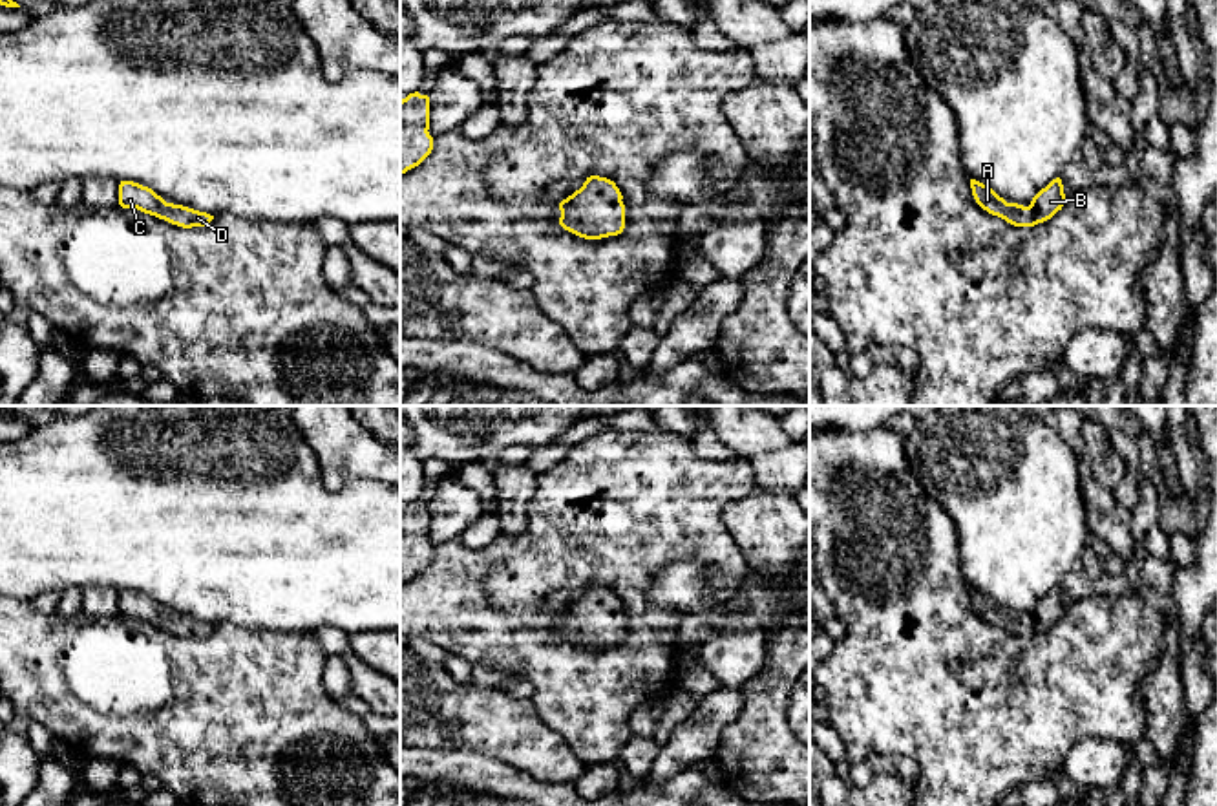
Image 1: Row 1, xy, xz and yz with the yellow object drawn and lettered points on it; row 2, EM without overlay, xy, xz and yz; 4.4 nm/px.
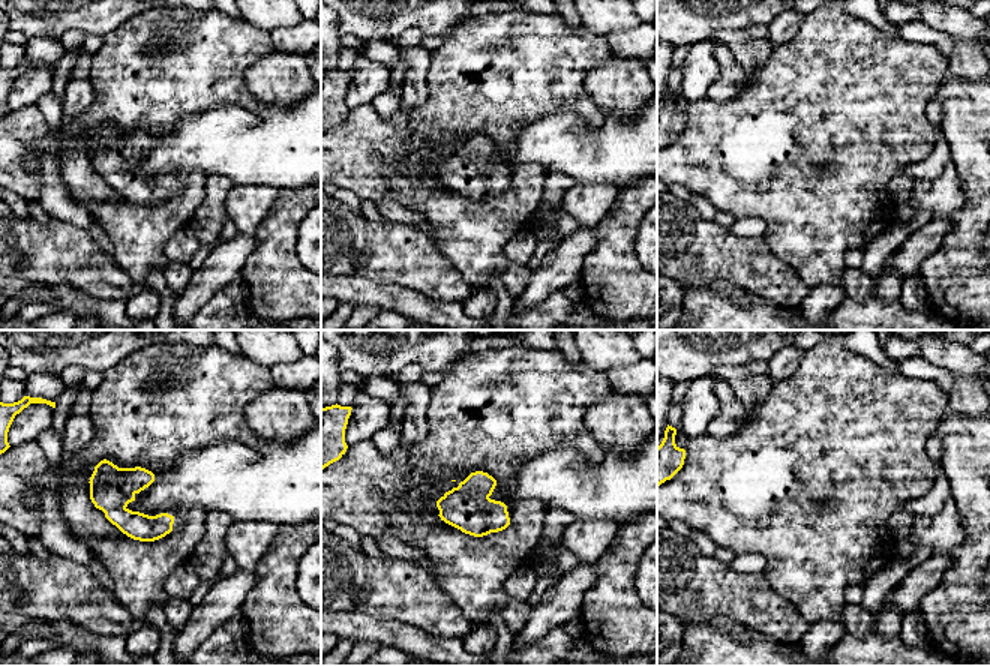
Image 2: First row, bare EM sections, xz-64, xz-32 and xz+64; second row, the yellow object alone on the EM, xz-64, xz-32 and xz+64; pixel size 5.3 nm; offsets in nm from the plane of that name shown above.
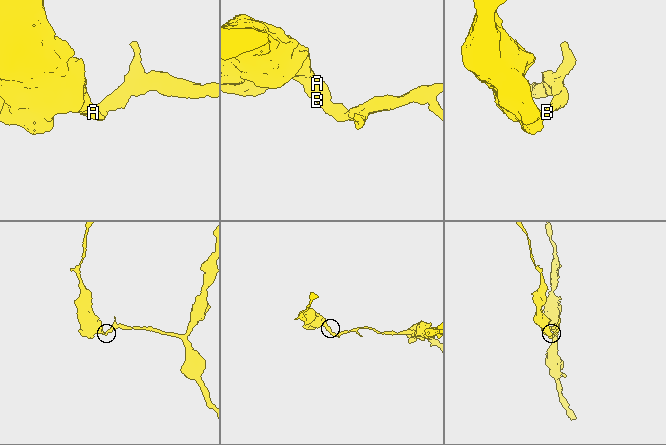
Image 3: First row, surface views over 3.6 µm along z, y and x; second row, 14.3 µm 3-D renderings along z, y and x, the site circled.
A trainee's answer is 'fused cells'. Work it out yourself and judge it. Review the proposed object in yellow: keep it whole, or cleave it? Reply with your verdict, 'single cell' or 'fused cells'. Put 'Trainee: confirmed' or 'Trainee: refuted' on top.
Trainee: refuted
single cell

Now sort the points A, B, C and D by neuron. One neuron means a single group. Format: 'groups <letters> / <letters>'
groups A B C D

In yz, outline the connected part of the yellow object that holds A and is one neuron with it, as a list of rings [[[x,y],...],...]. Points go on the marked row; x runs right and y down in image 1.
[[[970,179],[970,188],[976,203],[992,216],[1005,219],[1014,227],[1034,227],[1051,219],[1065,203],[1062,179],[1053,179],[1042,188],[1029,207],[1018,203],[1007,203],[987,185]]]

